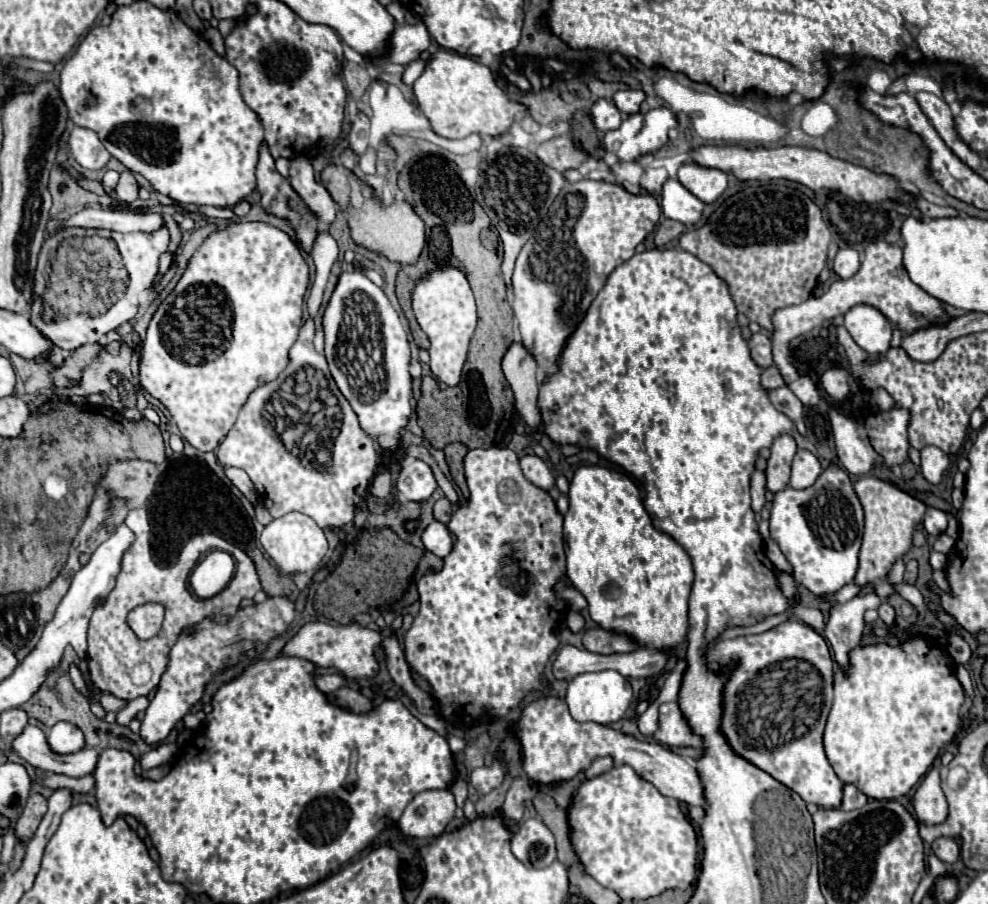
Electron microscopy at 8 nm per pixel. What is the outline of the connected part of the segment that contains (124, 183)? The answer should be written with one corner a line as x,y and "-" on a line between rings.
130,172
120,174
120,182
114,188
114,194
122,204
132,204
134,200
138,200
138,182

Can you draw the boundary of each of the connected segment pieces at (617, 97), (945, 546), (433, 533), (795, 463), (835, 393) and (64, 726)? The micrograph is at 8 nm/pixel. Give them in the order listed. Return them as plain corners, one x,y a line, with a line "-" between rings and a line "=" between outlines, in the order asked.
624,90
614,94
614,104
624,114
636,114
644,100
646,100
646,94
642,90
=
946,533
941,534
941,536
935,542
933,549
937,552
942,552
944,554
949,554
952,552
956,540
=
432,522
432,526
428,526
424,530
422,542
424,542
424,546
426,546
428,552
432,552
432,554
436,554
440,558
446,558
446,554
450,554
450,550
454,548
452,534
440,522
=
798,450
792,460
792,488
808,488
814,484
818,474
822,472
820,460
810,450
=
830,368
822,376
822,386
834,400
844,400
850,390
846,378
848,378
848,372
844,368
=
58,722
50,728
48,744
58,754
74,754
84,748
84,734
70,722

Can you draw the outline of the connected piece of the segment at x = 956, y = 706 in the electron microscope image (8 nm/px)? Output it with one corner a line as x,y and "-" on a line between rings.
916,636
898,646
856,648
850,668
834,674
834,704
824,732
826,756
844,784
856,784
868,798
902,798
954,738
962,702
964,690
952,672
952,658
936,642

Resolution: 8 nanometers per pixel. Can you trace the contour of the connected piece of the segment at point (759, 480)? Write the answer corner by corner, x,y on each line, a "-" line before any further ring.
756,470
752,474
752,482
750,482
750,488
752,488
752,510
758,514
764,506
764,490
766,490
766,476
764,472

